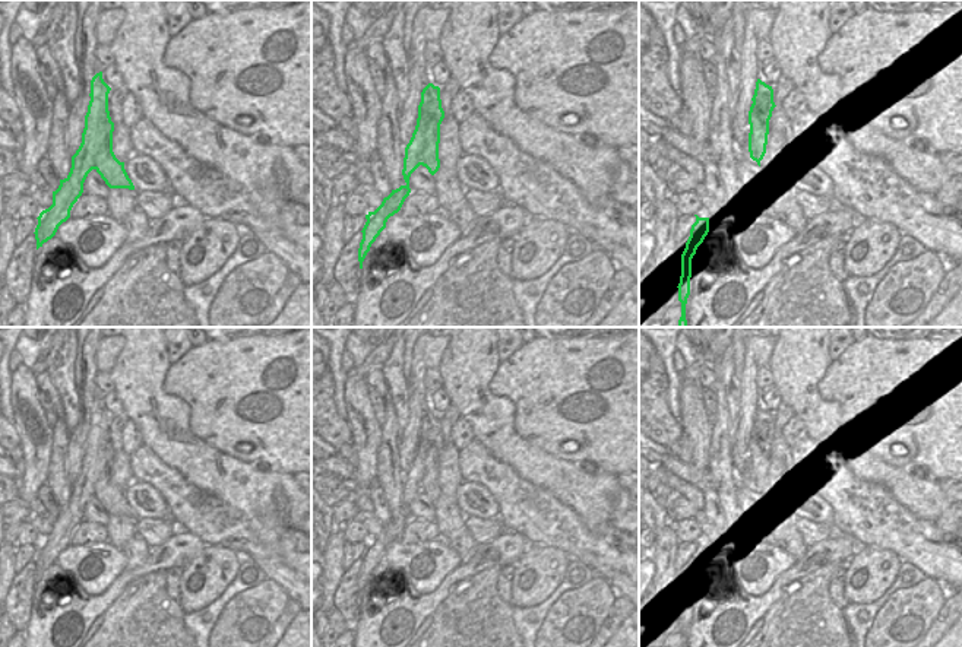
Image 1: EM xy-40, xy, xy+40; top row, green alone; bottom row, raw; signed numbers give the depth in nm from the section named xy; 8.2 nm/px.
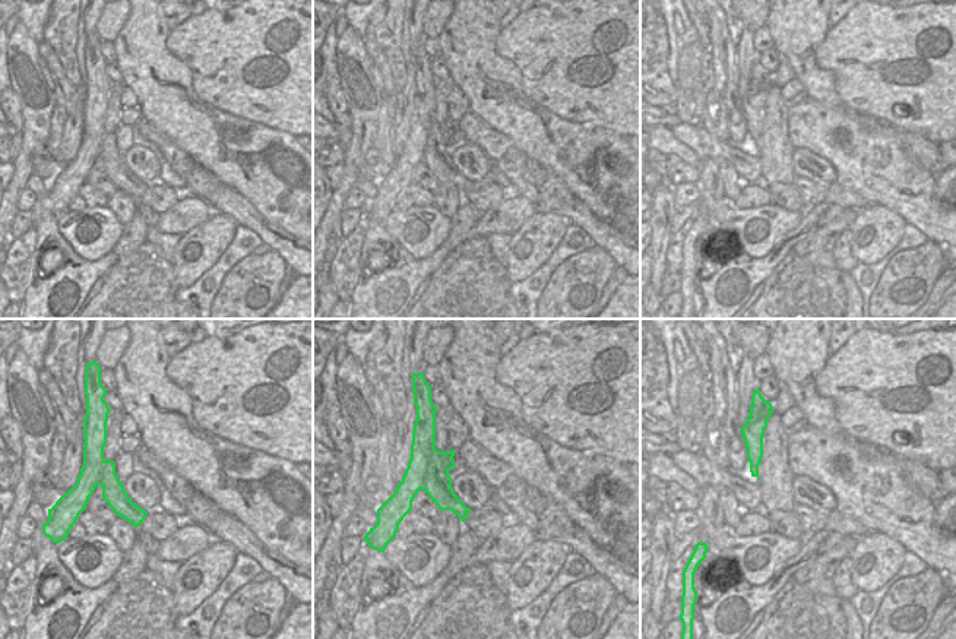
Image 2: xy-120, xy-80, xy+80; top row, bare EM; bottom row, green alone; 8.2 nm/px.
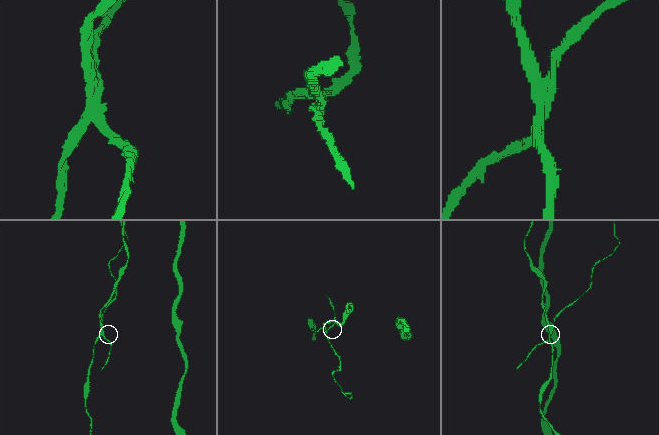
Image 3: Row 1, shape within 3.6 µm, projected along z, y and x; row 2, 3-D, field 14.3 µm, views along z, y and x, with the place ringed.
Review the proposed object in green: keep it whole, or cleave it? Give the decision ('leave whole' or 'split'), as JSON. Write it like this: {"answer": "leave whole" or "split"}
{"answer": "split"}

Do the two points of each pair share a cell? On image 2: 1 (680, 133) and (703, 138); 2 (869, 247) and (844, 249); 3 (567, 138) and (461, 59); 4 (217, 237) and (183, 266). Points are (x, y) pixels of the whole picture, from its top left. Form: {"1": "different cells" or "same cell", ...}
{"1": "same cell", "2": "different cells", "3": "same cell", "4": "same cell"}

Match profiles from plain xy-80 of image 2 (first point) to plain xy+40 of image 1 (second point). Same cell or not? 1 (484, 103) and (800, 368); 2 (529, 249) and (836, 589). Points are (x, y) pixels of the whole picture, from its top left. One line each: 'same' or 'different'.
1: same
2: different

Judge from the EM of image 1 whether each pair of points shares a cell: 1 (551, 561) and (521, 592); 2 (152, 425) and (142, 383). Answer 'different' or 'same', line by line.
1: same
2: same

